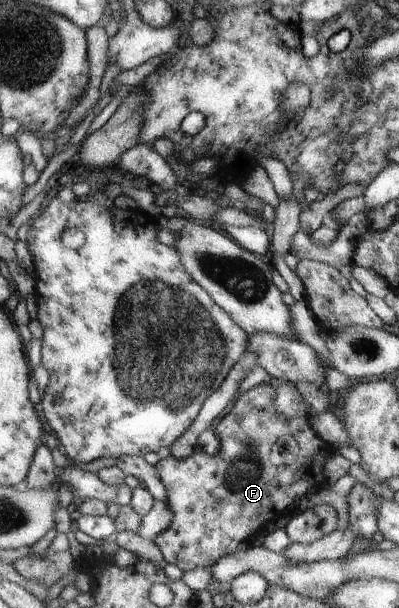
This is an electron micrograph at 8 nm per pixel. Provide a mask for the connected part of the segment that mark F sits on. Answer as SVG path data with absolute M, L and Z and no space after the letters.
M274 378L271 383L255 386L248 392L245 392L235 401L229 414L225 414L221 418L215 430L220 446L216 454L211 456L211 454L207 454L207 452L198 450L187 459L177 459L175 455L170 455L168 458L160 460L156 468L163 485L166 487L168 497L167 504L172 509L174 520L172 521L171 527L164 534L161 534L154 543L161 551L167 563L176 565L179 569L183 570L184 573L196 570L197 568L211 568L219 562L219 560L225 558L225 556L230 556L238 552L241 542L250 542L251 538L263 531L263 528L267 525L272 524L282 516L286 516L287 510L291 508L297 500L305 497L311 490L319 490L319 488L325 486L327 480L323 475L323 463L337 451L315 433L314 426L310 422L310 408L311 406L308 404L306 397L300 392L297 385Z

